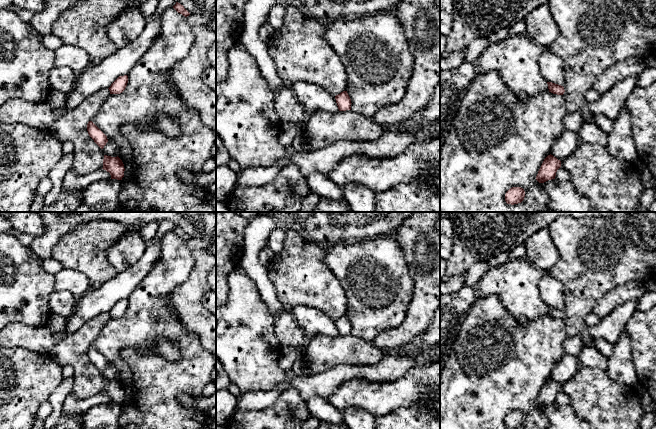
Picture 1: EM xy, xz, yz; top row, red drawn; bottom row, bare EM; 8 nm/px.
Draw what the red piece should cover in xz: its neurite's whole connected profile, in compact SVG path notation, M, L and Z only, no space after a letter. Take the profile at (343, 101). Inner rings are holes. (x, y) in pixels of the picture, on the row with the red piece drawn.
M343 91L335 96L339 111L351 110L351 99L347 91Z

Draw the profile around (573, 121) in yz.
M581 112L567 113L563 118L565 130L578 133L584 123Z

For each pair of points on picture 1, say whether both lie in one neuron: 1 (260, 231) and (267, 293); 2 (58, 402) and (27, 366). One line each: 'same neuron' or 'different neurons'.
1: same neuron
2: different neurons

